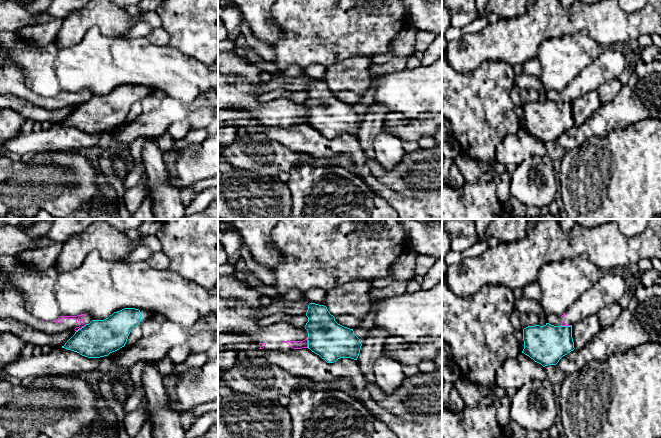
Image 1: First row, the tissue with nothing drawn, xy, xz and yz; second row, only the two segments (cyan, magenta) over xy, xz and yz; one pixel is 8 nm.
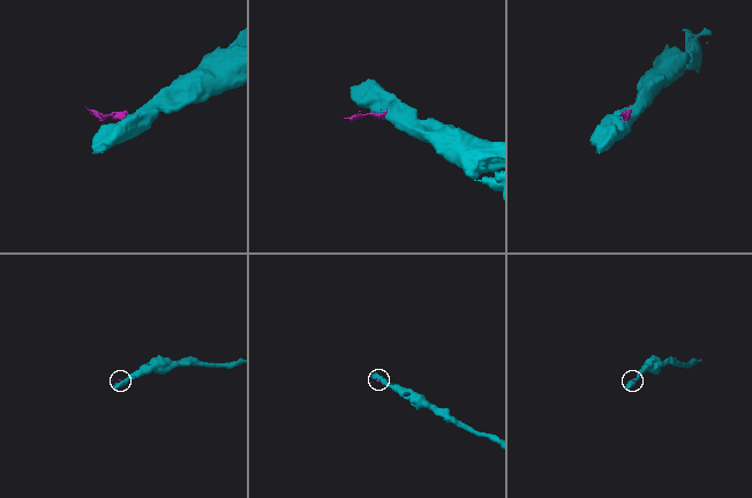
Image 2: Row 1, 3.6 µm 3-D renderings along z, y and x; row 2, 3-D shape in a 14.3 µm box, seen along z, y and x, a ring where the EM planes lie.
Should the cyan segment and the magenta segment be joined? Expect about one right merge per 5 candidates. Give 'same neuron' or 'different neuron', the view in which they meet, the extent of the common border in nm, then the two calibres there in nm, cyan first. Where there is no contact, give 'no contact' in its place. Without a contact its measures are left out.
different neuron; meets cyan in xy; contact 110 nm long; 300 nm thick on the cyan side, 60 nm on the other

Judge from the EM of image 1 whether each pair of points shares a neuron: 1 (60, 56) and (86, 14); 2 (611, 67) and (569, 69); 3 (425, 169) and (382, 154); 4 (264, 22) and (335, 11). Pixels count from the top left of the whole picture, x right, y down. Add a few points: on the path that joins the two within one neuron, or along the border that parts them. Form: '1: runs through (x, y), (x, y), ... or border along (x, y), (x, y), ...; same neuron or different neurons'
1: border along (85, 34), (67, 47), (58, 47), (53, 42); different neurons
2: border along (601, 53), (567, 85); different neurons
3: border along (406, 153), (392, 169), (385, 169), (376, 160); different neurons
4: border along (270, 10), (270, 19), (283, 34), (276, 44); different neurons

